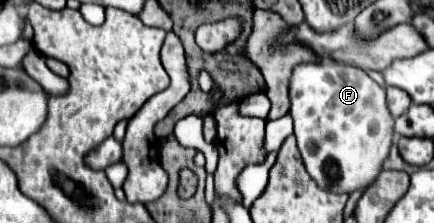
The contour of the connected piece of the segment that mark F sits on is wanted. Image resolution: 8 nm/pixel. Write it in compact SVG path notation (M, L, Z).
M323 59L321 63L303 63L293 69L291 77L291 115L295 121L297 147L301 151L307 173L317 185L331 193L347 193L367 189L381 173L383 161L393 145L393 115L385 103L385 89L377 85L363 69Z

